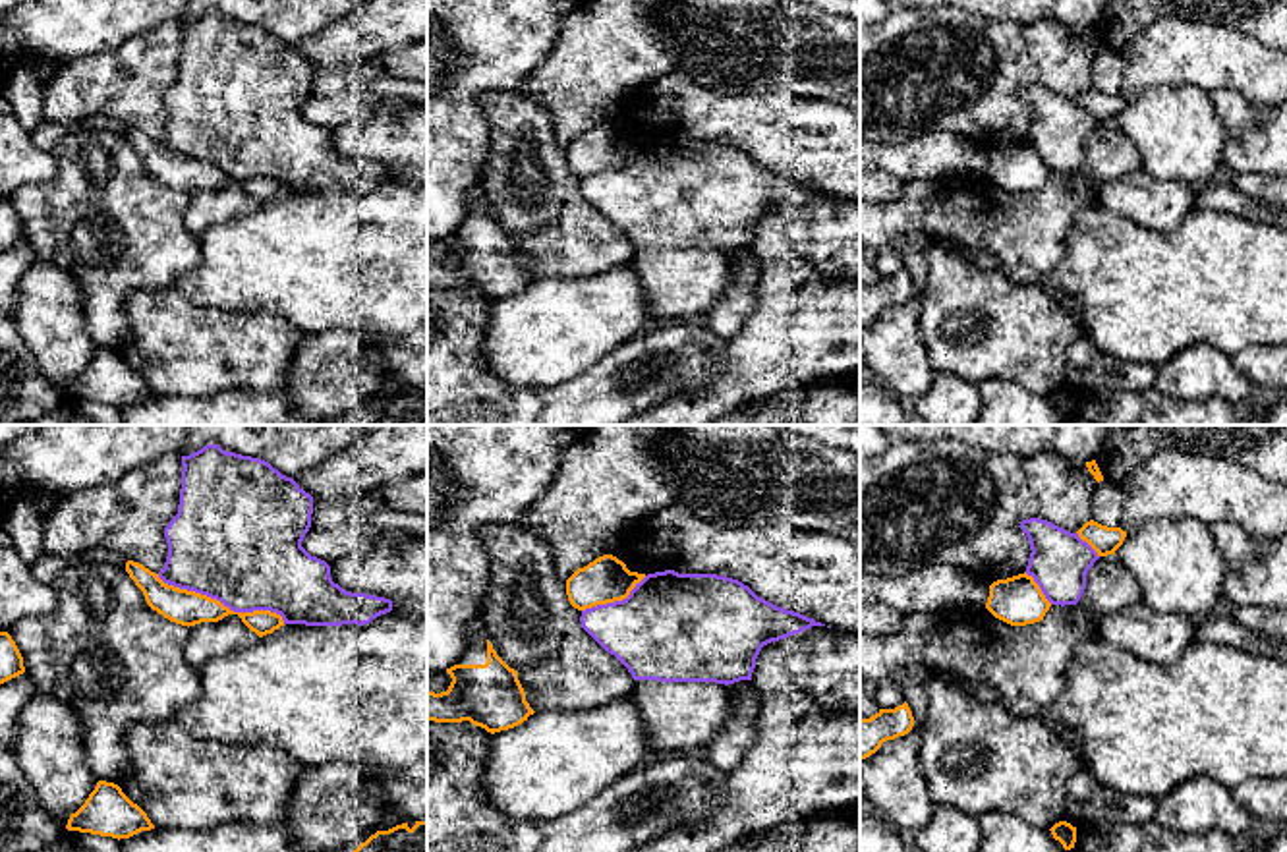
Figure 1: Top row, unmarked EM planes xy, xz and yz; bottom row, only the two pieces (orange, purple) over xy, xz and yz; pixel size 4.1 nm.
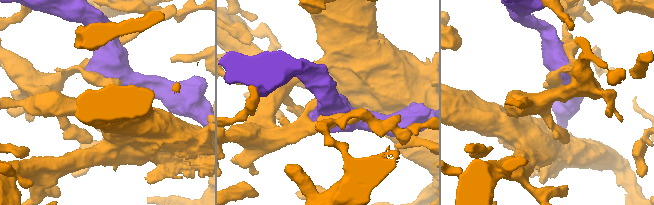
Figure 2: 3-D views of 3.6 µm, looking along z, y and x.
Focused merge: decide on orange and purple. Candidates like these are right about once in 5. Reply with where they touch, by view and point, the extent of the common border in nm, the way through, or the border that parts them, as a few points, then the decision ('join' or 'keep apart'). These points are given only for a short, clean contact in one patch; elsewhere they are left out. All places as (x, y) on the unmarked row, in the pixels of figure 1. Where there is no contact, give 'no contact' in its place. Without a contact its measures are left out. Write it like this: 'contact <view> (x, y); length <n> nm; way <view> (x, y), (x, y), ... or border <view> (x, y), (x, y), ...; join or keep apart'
contact xy (221, 170); length 550 nm; keep apart

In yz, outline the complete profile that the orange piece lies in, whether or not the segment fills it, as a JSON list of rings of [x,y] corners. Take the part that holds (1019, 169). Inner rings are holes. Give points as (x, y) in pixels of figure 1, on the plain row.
[[[1018,141],[989,153],[986,176],[1011,193],[1026,193],[1044,187],[1051,170],[1032,143]]]

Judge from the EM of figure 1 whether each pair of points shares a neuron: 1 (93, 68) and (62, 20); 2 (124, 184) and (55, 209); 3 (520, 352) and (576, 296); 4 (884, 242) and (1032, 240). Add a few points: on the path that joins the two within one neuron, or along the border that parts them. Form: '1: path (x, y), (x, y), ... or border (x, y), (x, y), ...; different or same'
1: border (128, 39), (113, 49), (76, 56), (60, 64); different
2: path (107, 201), (99, 209), (72, 209); same
3: path (534, 339), (563, 310); same
4: path (920, 219), (996, 221); same

